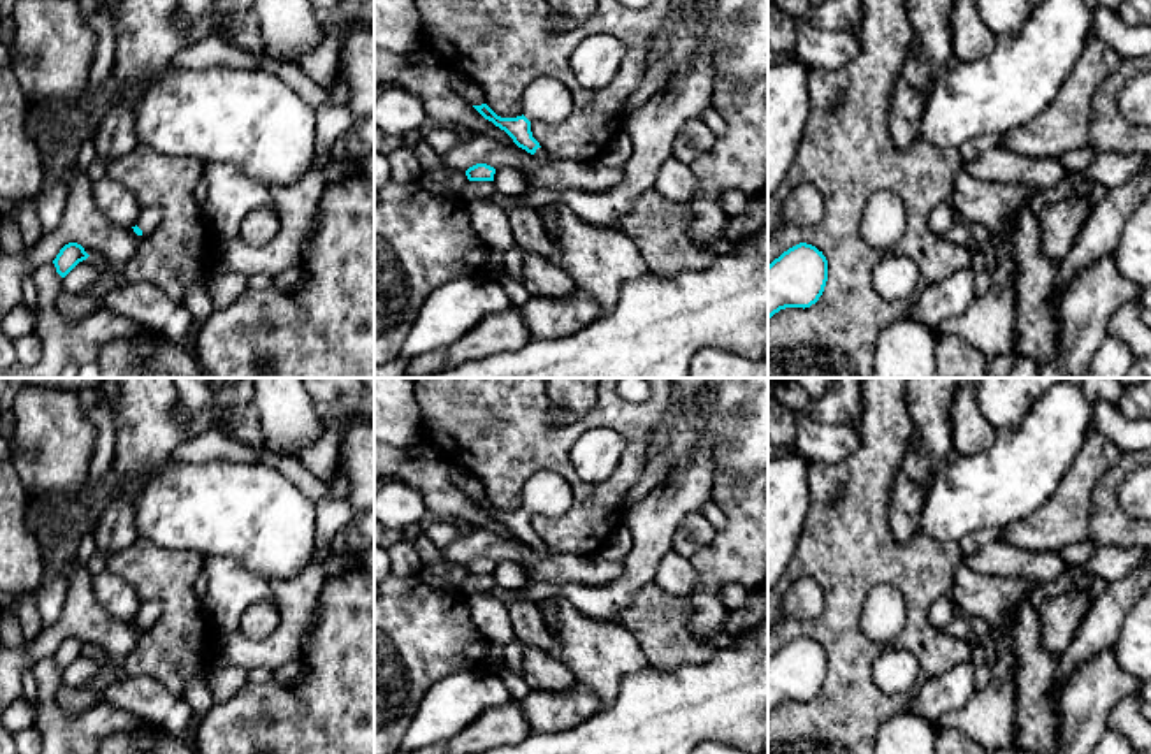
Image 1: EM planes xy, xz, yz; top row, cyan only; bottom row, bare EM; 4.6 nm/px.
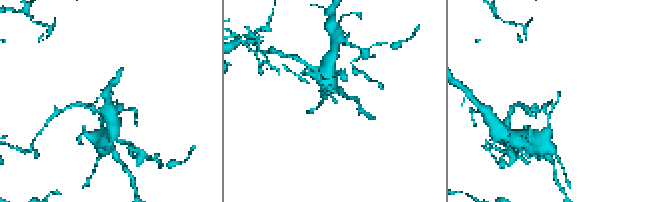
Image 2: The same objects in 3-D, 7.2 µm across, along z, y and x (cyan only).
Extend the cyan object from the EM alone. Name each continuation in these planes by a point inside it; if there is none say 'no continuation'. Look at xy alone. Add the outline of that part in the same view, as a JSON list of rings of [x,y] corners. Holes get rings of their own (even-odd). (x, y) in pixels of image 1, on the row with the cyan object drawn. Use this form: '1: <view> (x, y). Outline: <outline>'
1: xy (148, 220). Outline: [[[148,207],[141,211],[141,216],[135,225],[142,230],[144,237],[149,236],[160,221],[162,221],[160,207]]]

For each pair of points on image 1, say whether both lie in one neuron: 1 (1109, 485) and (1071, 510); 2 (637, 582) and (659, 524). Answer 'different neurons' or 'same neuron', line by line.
1: different neurons
2: same neuron

